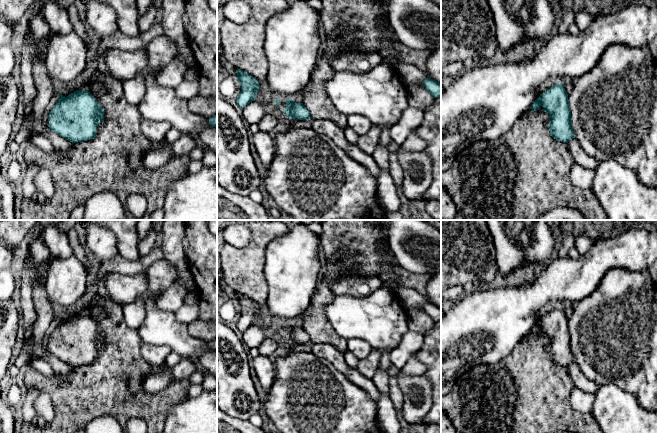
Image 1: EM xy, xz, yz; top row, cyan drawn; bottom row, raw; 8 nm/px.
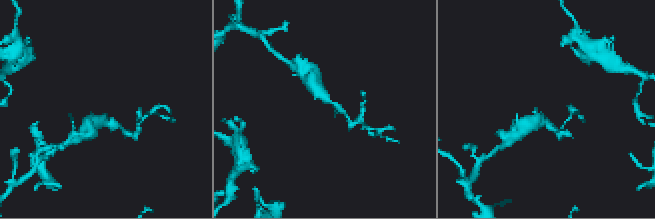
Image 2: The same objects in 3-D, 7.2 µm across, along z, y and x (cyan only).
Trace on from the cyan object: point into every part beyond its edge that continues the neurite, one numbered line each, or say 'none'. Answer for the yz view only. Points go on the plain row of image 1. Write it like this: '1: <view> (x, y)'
none

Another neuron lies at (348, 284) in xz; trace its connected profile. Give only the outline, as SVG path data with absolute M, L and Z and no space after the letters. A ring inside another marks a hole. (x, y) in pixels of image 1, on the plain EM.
M344 274L339 278L330 280L329 286L335 295L363 297L383 287L383 281L379 276Z

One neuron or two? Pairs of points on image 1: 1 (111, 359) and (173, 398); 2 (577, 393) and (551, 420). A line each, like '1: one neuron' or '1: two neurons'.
1: one neuron
2: two neurons

